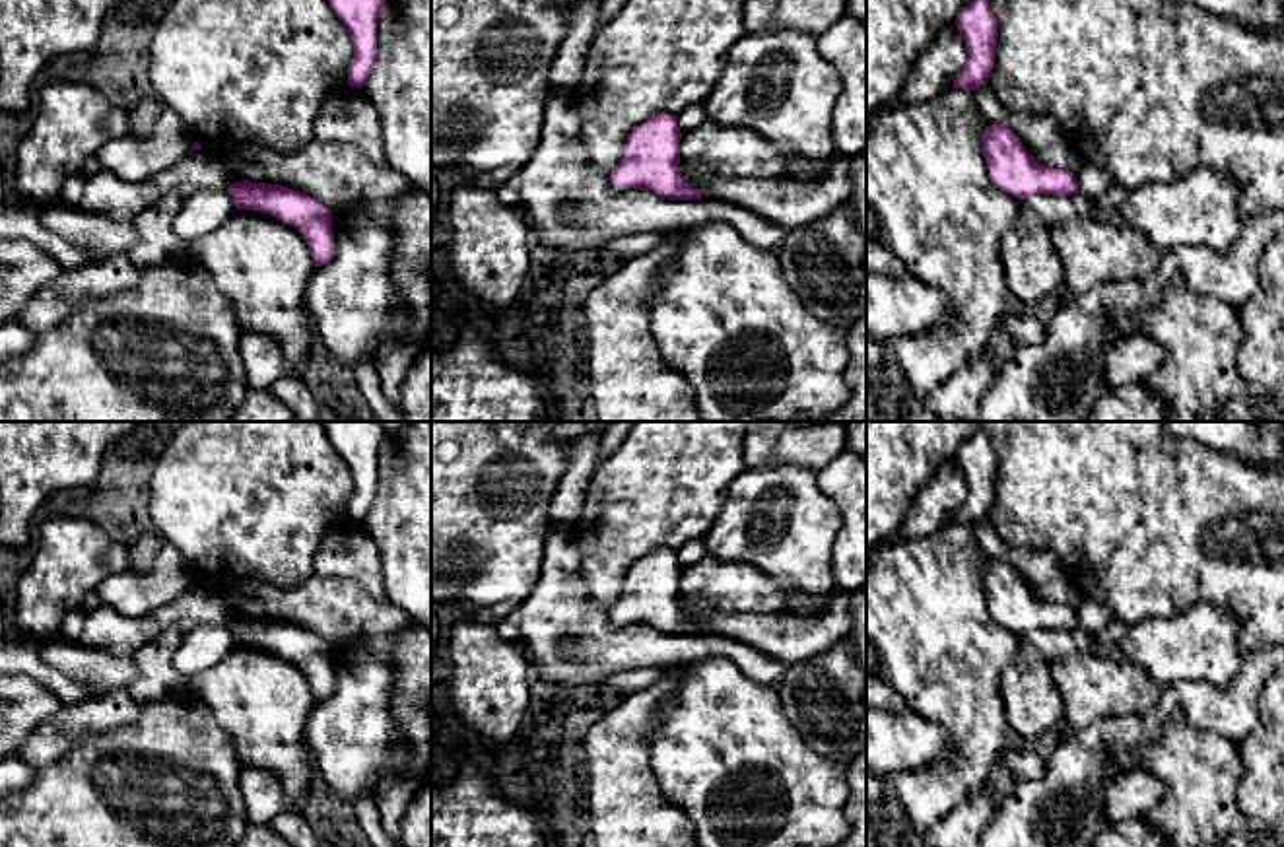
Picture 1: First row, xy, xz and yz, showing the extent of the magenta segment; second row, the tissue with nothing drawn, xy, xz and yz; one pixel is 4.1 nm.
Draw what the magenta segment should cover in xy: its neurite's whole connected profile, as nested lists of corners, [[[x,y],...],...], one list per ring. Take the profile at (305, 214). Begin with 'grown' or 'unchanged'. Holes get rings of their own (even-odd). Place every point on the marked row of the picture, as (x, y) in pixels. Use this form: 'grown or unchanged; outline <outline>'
unchanged; outline [[[241,181],[227,188],[237,210],[276,216],[293,225],[311,249],[315,266],[334,254],[332,212],[305,192],[266,183]]]

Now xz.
grown; outline [[[657,115],[635,126],[622,148],[620,163],[606,175],[608,190],[651,190],[668,200],[701,200],[703,194],[680,173],[678,117]]]

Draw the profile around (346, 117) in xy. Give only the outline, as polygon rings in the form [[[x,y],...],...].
[[[359,87],[334,89],[317,115],[313,134],[319,142],[355,146],[375,165],[387,165],[379,115]]]

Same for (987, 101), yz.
[[[989,84],[973,89],[973,95],[983,117],[1008,126],[1037,163],[1074,173],[1084,161],[1053,117],[1010,113],[998,103]]]

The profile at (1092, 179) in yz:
[[[1090,159],[1080,163],[1074,177],[1078,183],[1078,192],[1092,200],[1101,196],[1113,185],[1113,177],[1101,165]]]

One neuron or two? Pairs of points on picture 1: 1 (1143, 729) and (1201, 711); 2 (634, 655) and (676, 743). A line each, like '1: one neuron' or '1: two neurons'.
1: one neuron
2: two neurons

